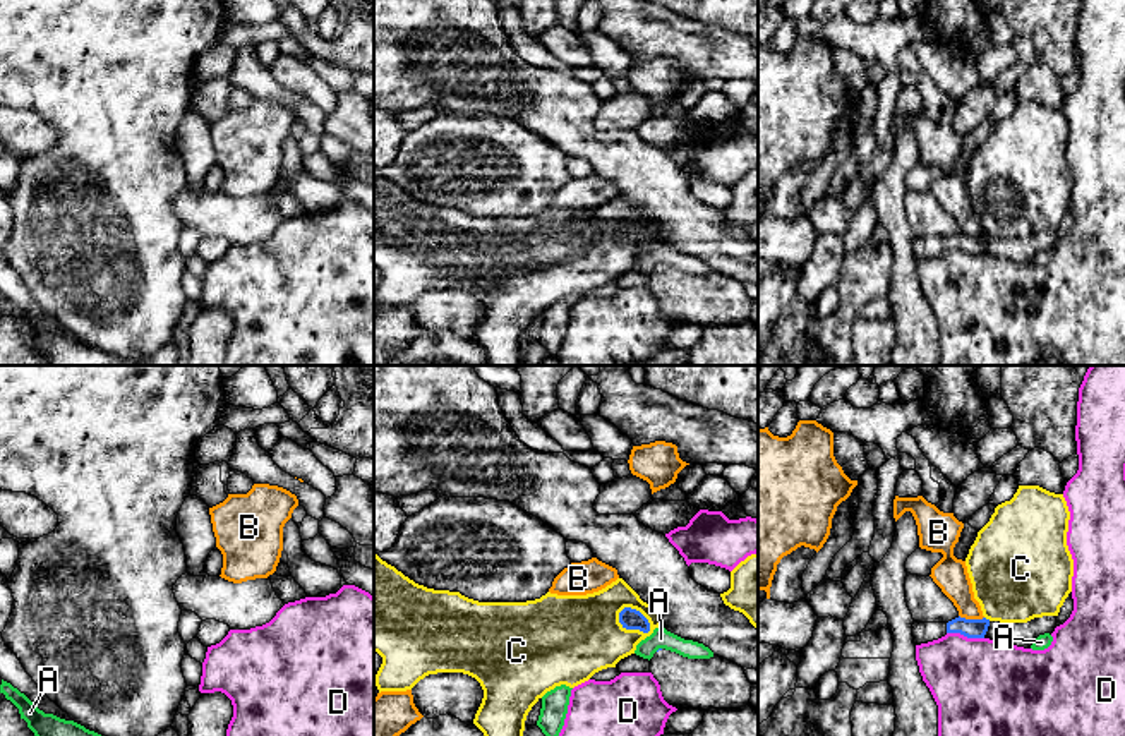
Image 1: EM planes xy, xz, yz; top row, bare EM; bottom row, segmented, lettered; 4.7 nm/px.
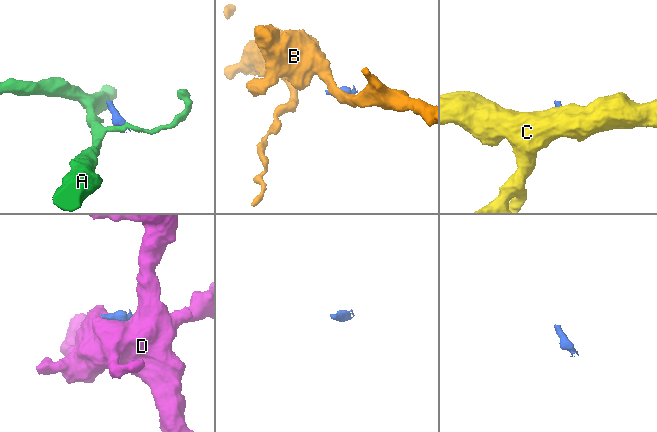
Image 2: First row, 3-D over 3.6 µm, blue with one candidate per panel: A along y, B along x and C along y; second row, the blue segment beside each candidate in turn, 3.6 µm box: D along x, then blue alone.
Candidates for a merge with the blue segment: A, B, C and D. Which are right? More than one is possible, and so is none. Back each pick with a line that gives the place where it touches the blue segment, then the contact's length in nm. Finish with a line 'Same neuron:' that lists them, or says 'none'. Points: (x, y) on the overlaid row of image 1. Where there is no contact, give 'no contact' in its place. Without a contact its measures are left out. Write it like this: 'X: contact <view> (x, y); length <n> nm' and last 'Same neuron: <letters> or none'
Same neuron: none

